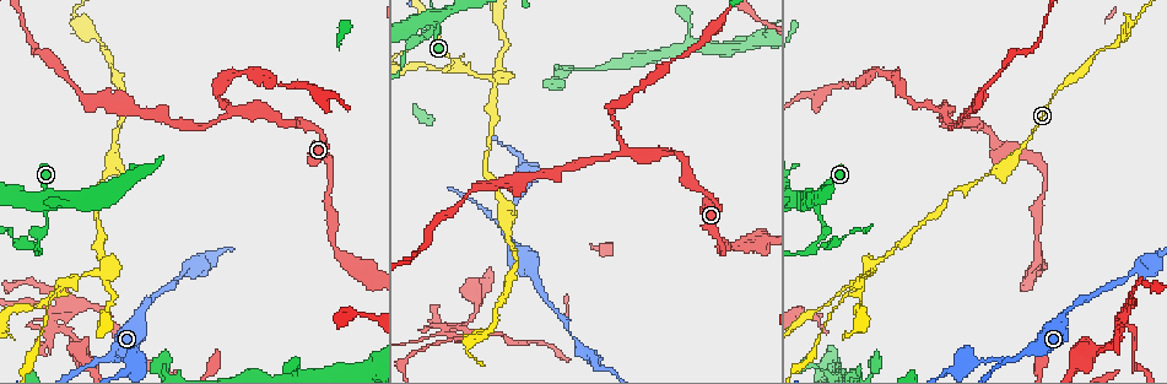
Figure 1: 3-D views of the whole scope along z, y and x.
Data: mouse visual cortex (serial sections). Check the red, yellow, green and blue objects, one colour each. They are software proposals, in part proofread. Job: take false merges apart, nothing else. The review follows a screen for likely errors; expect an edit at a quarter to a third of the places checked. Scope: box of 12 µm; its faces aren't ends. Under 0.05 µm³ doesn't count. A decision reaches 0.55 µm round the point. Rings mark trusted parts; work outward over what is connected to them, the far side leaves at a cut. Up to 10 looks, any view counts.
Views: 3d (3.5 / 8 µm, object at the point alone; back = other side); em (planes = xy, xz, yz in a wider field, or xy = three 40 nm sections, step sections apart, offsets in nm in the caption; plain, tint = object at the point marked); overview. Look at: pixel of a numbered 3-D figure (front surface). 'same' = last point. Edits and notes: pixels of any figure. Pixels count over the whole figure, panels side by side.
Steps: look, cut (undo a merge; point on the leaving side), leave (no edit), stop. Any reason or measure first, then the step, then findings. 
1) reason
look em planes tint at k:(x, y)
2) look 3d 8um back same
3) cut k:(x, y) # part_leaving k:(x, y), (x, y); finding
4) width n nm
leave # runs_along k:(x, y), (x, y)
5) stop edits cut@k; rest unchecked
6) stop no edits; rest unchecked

thin neck
look 3d 3.5um at 1:(106, 174)

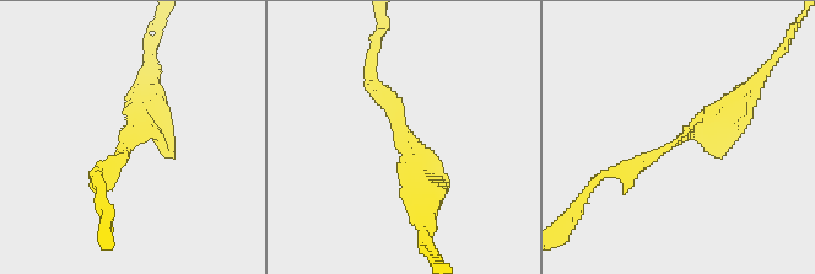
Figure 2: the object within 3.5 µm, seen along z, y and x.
arm_widths 150, 250 nm
look em planes tint at 2:(399, 130)

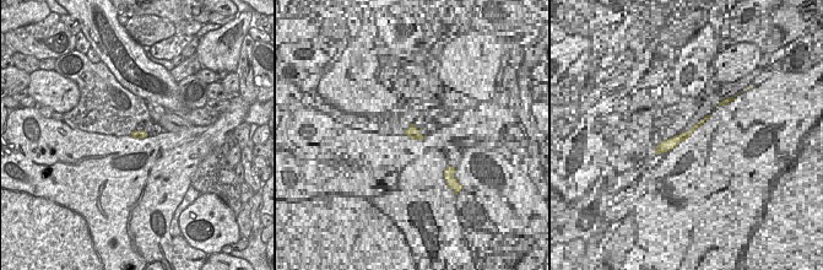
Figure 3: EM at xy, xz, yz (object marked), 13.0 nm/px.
look em xy step 2 tint same

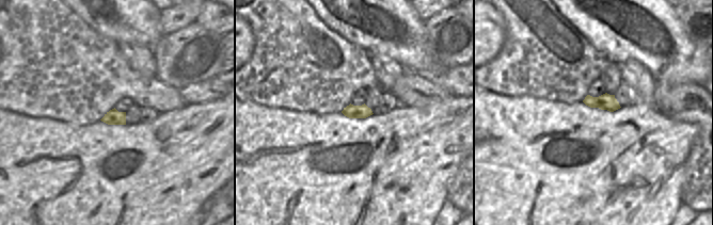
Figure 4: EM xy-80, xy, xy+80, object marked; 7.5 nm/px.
width 100 nm
leave # runs_along 2:(734, 106), (633, 170), (608, 173); one cell here

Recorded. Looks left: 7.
side arm on a straight run
look 3d 8um at 1:(1015, 357)

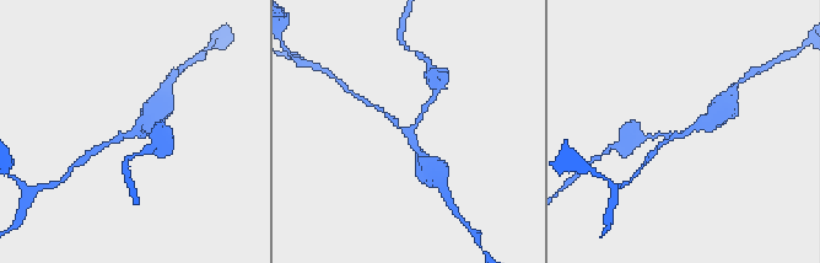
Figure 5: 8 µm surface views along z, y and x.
look 3d 3.5um at 5:(408, 134)

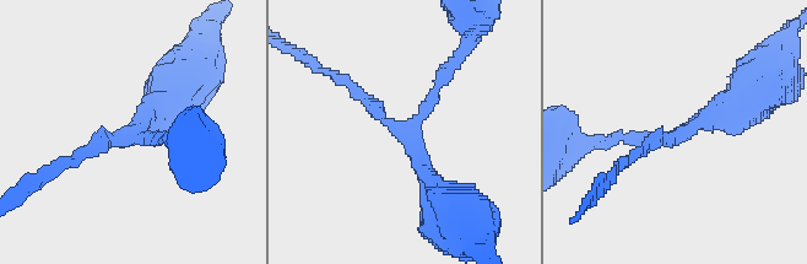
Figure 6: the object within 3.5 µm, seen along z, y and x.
arms 3; arm_widths 150, 150, 300 nm; now the EM
look em xy step 2 tint at 6:(675, 134)

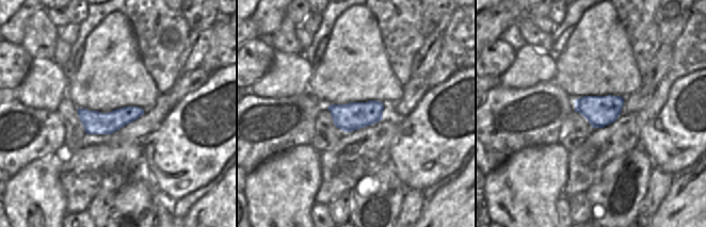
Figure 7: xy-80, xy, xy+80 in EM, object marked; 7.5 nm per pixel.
leave # runs_along 7:(141, 111), (117, 118), (80, 113); continuous, no second cell

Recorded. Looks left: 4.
a fork
look 3d 8um at 1:(815, 245)

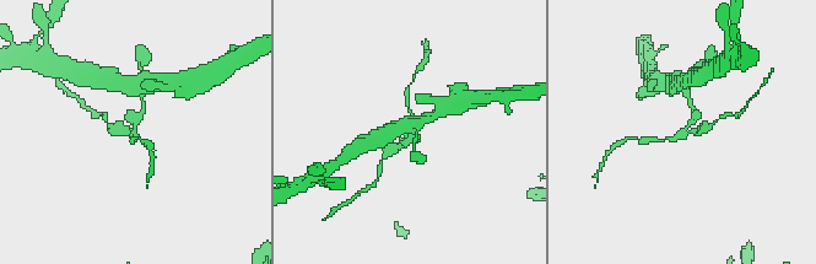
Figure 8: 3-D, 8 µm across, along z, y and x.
arms 3; arm_widths 150, 150, 250 nm; need the tissue
look em xy step 3 tint at 8:(682, 129)

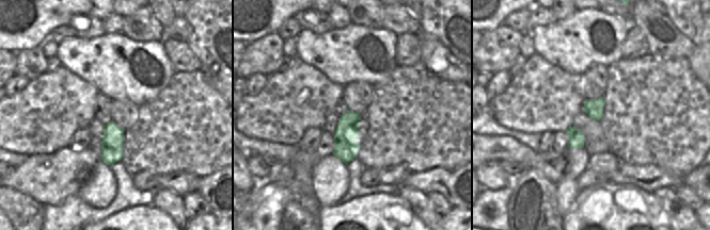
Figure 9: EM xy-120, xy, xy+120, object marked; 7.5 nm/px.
width 180 nm
cut 8:(114, 130) # two cells meet here

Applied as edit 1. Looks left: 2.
stop edits cut@8; rest unchecked

